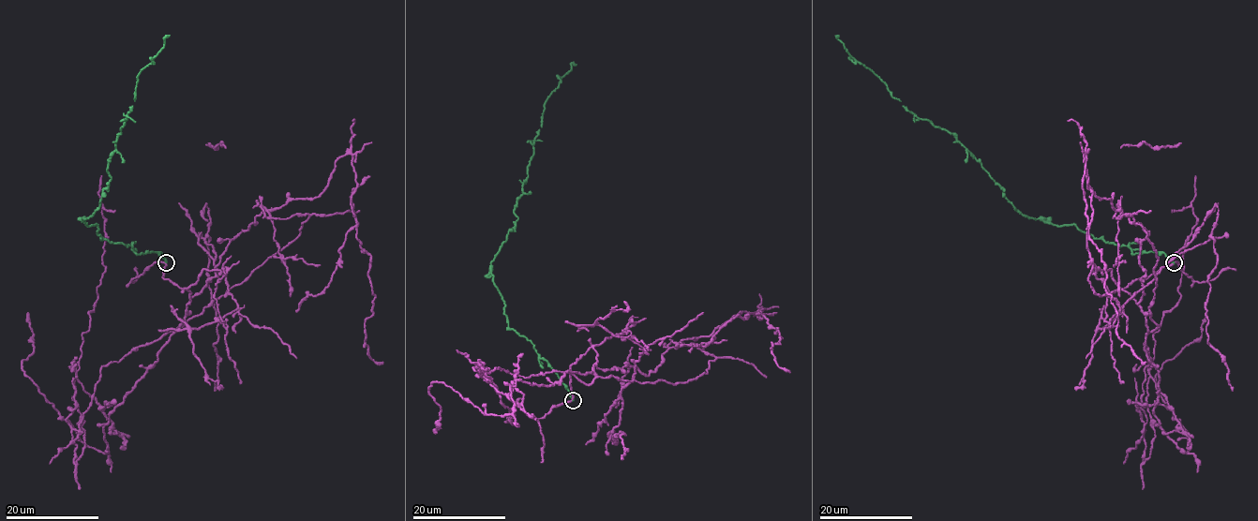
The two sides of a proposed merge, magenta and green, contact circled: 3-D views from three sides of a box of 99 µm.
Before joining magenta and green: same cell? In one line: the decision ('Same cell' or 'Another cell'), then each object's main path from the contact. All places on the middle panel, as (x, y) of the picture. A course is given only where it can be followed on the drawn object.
Another cell. Course of magenta: (572, 399), (591, 348), (598, 368), (647, 377), (680, 344), (715, 357), (669, 383), (478, 370), (508, 422). Course of green: (573, 399), (532, 344), (508, 326), (490, 261), (515, 226), (514, 208), (546, 100), (576, 65)

